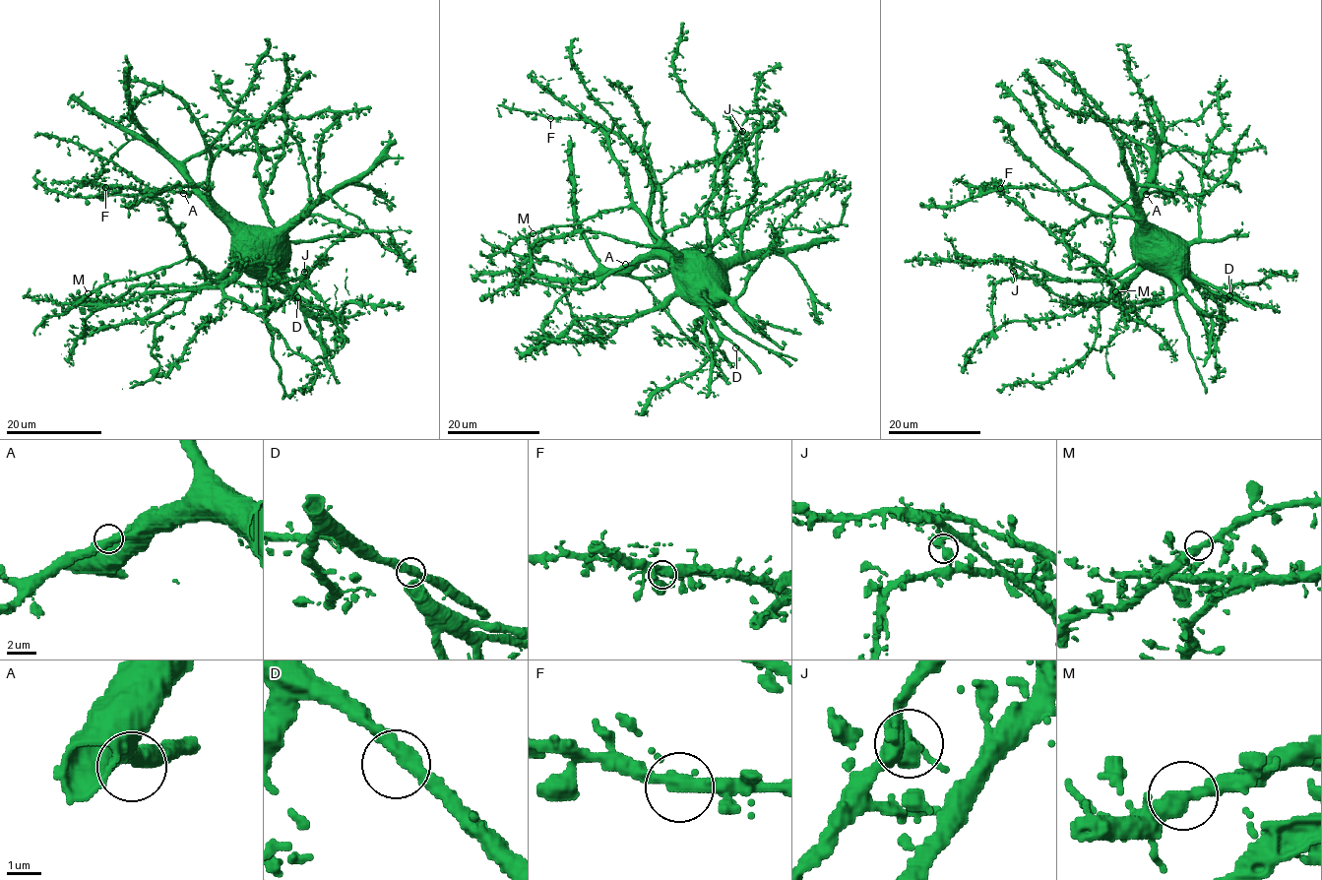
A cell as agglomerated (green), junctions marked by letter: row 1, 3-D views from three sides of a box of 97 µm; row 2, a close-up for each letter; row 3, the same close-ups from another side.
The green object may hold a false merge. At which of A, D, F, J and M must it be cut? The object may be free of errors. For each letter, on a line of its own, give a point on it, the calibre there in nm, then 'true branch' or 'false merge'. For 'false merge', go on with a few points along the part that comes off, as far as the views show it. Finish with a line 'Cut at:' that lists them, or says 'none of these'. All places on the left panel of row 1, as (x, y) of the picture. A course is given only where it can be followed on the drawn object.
A: (183, 193) | 440 nm | true branch
D: (297, 297) | 400 nm | true branch
F: (105, 187) | 380 nm | true branch
J: (304, 272) | 420 nm | true branch
M: (88, 293) | 400 nm | true branch
Cut at: none of these

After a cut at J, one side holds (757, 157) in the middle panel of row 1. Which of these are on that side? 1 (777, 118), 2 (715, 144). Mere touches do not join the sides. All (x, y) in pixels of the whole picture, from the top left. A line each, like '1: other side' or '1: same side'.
1: same side
2: other side

